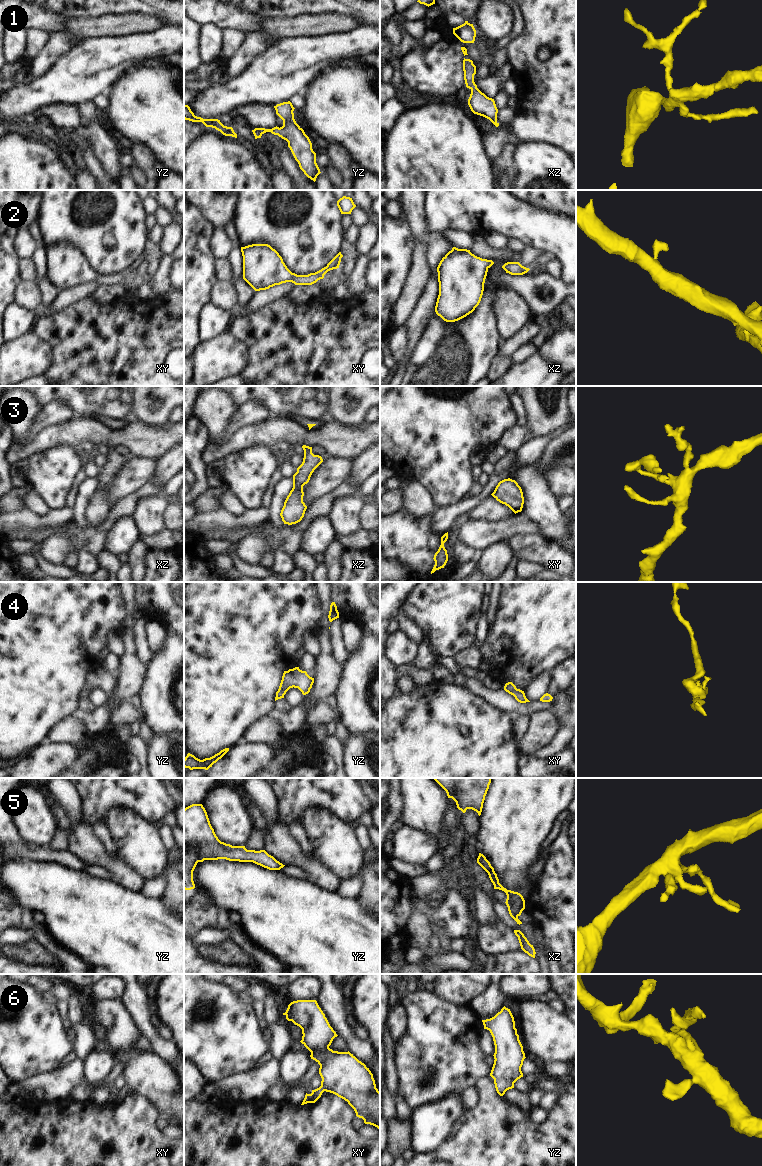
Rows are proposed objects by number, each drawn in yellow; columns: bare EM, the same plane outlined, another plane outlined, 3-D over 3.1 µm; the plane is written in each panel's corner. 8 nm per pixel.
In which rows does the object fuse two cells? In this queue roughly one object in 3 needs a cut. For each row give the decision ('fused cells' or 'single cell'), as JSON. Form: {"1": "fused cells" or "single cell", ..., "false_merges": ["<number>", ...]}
{"1": "single cell", "2": "single cell", "3": "single cell", "4": "single cell", "5": "single cell", "6": "single cell", "false_merges": []}

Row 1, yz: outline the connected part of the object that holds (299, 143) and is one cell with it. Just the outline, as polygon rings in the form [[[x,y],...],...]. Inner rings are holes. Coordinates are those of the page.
[[[290,101],[277,104],[274,108],[276,114],[283,120],[283,126],[280,128],[276,126],[272,129],[255,128],[252,130],[255,139],[261,138],[266,132],[271,132],[286,140],[300,169],[315,182],[321,173],[316,163],[316,153],[312,149],[309,137],[294,119],[295,108]]]

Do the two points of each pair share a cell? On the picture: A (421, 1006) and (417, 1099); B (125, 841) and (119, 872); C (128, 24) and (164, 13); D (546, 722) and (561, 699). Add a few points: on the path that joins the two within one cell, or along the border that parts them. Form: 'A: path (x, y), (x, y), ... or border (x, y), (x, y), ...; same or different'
A: path (421, 1029), (421, 1053), (418, 1056), (418, 1076); same
B: border (118, 857), (138, 875); different
C: border (134, 11), (156, 14), (168, 25); different
D: border (551, 710), (559, 723); different

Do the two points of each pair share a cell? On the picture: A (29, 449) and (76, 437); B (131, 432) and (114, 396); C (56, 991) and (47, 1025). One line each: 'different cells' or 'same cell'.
A: same cell
B: different cells
C: different cells

